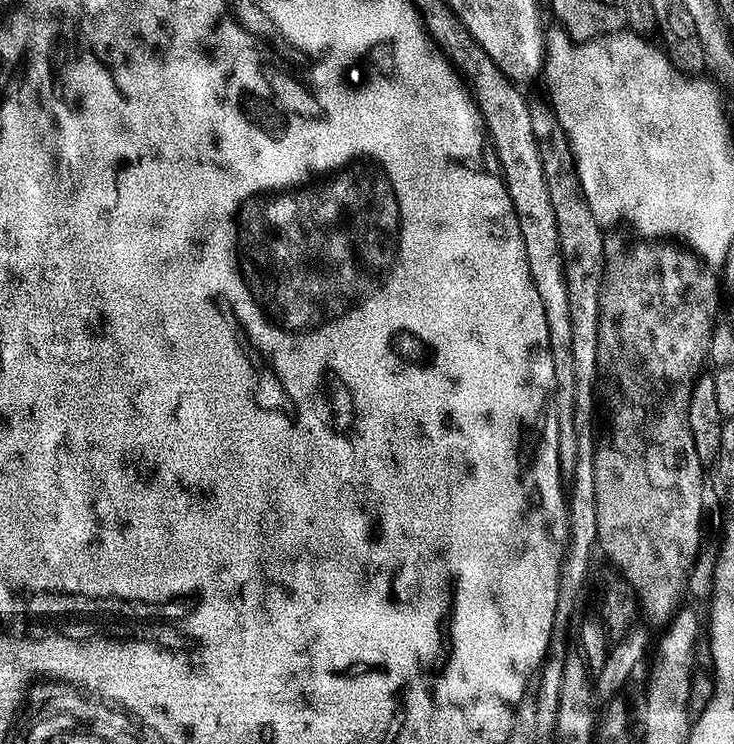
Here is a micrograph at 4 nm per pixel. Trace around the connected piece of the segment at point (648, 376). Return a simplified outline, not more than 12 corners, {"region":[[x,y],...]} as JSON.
{"region":[[640,242],[598,318],[597,540],[667,625],[701,554],[716,280]]}

